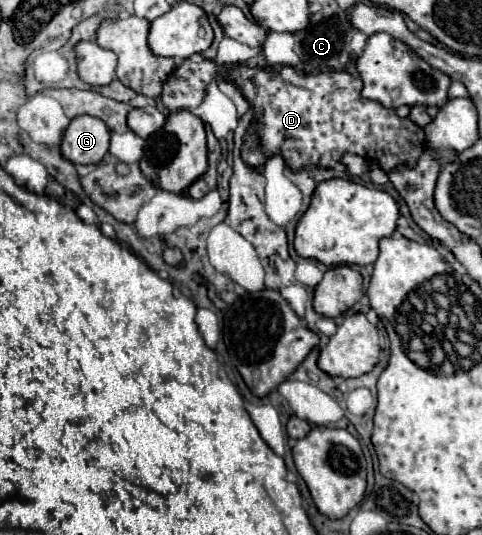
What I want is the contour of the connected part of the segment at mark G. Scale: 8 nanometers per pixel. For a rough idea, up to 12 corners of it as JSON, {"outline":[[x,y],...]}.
{"outline":[[91,115],[75,117],[63,135],[63,157],[97,165],[111,131]]}

